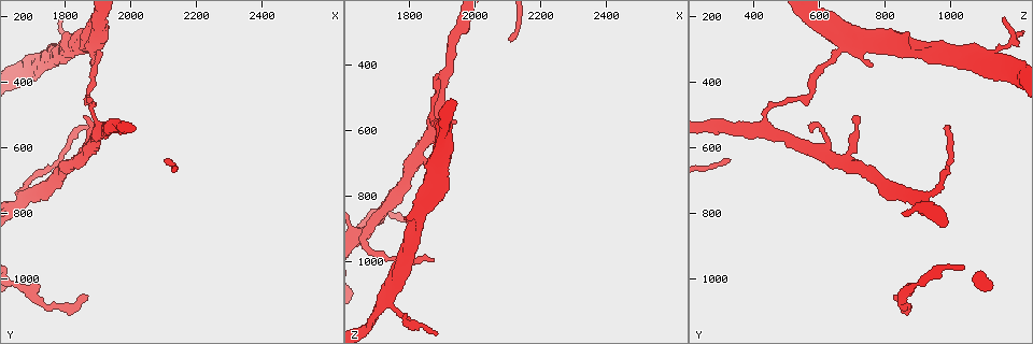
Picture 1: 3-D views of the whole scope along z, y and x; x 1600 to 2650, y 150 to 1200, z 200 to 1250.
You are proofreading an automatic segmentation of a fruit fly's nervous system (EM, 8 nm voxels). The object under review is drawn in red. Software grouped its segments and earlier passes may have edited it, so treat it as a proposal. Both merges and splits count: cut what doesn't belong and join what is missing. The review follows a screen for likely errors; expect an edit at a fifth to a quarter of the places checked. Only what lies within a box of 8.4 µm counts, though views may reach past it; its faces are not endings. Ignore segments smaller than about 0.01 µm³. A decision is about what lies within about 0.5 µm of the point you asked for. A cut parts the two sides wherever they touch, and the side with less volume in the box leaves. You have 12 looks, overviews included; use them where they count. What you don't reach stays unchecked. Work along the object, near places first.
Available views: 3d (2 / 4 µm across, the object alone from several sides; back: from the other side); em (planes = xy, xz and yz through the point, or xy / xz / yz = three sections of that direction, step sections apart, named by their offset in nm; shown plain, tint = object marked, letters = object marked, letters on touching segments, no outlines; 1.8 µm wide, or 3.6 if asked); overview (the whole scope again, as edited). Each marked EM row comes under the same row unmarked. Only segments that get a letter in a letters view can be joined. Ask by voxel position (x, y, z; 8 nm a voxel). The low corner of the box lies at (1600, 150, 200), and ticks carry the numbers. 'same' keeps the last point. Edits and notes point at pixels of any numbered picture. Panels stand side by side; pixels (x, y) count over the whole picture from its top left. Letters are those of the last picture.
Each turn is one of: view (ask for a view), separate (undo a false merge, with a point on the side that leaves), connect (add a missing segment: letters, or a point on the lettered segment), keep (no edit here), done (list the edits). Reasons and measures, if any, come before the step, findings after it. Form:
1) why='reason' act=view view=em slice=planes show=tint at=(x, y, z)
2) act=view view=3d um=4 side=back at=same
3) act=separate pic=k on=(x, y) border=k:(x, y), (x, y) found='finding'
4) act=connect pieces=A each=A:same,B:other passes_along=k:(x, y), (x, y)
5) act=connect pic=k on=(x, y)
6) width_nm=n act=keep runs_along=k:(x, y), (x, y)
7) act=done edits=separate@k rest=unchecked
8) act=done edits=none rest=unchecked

why='thin end' act=view view=em slice=planes show=letters at=(1940, 550, 575)

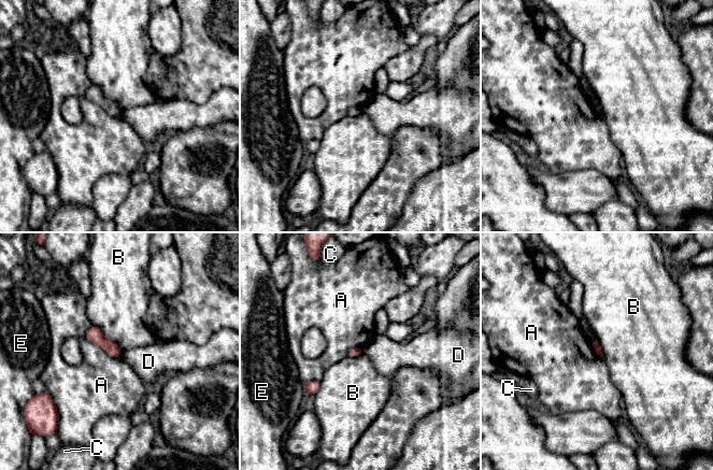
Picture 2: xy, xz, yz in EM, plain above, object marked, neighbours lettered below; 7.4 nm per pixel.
act=keep each=A:other,B:other,C:other,D:other,E:other border=2:(93, 325), (111, 340), (122, 354) found='none of them fits'

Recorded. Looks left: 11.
why='a fork' act=view view=em slice=planes show=letters at=(1900, 260, 675)

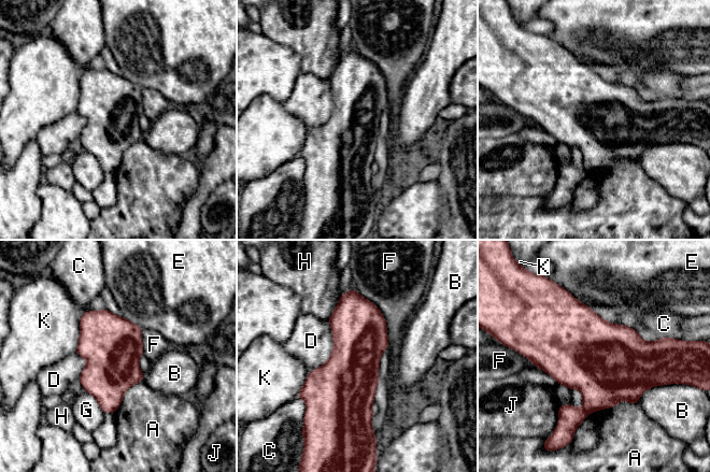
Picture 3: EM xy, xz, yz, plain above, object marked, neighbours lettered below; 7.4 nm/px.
act=separate pic=3 on=(570, 417) each=A:other,B:other,C:other,D:other,E:other,F:other,G:other,H:other,J:other,K:other border=3:(583, 408), (587, 413) found='two cells meet here'

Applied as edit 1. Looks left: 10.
why='calibre changes' act=view view=em slice=xz step=16 show=tint at=(1750, 315, 1050)

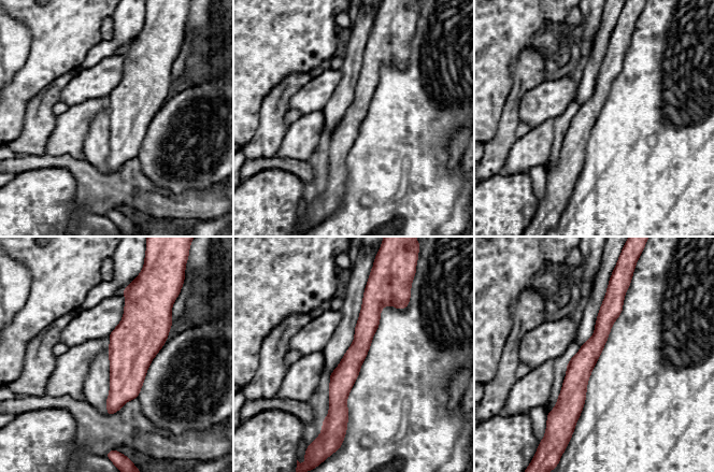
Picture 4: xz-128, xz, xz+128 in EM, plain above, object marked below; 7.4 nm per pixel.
act=view view=em slice=planes show=letters at=same

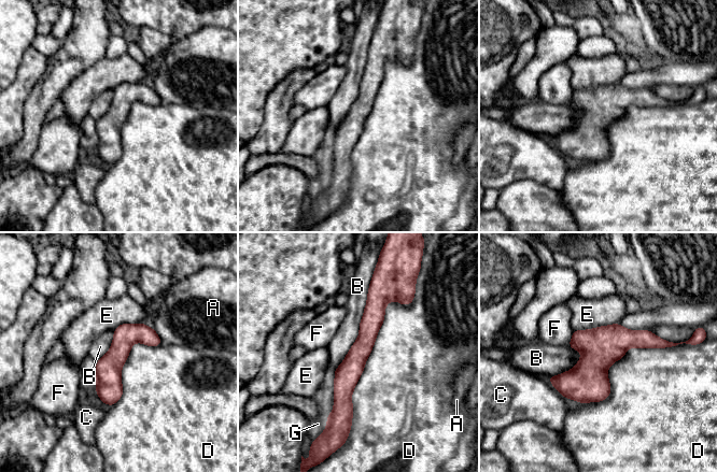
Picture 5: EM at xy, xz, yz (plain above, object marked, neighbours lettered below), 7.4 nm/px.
act=keep each=A:other,B:other,C:other,D:other,E:other,F:other,G:other border=5:(371, 280), (359, 337), (335, 370) found='one cell here'

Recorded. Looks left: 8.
act=done edits=separate@3 rest=unchecked

